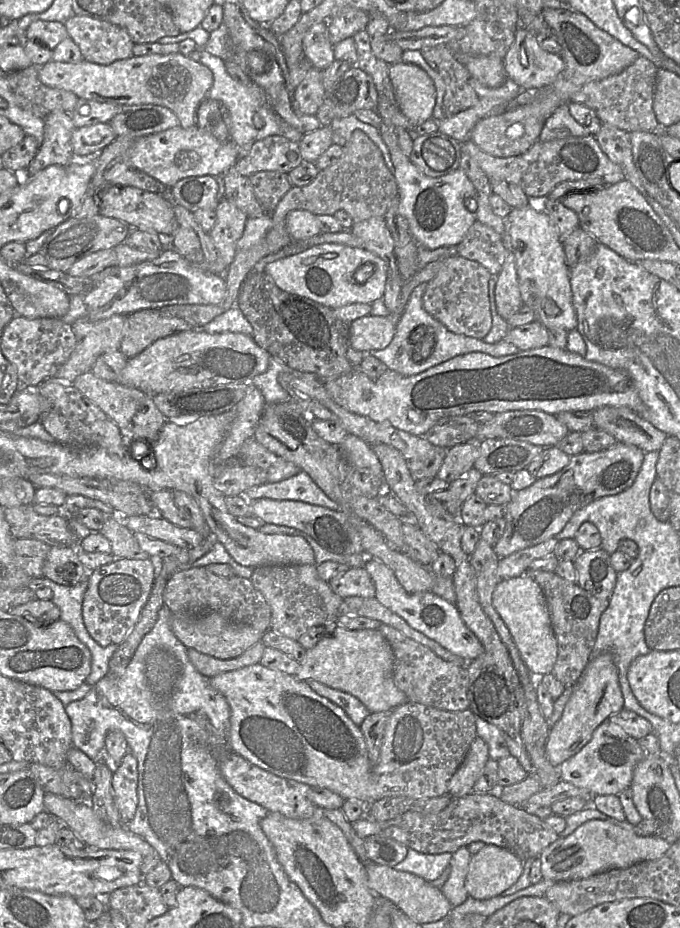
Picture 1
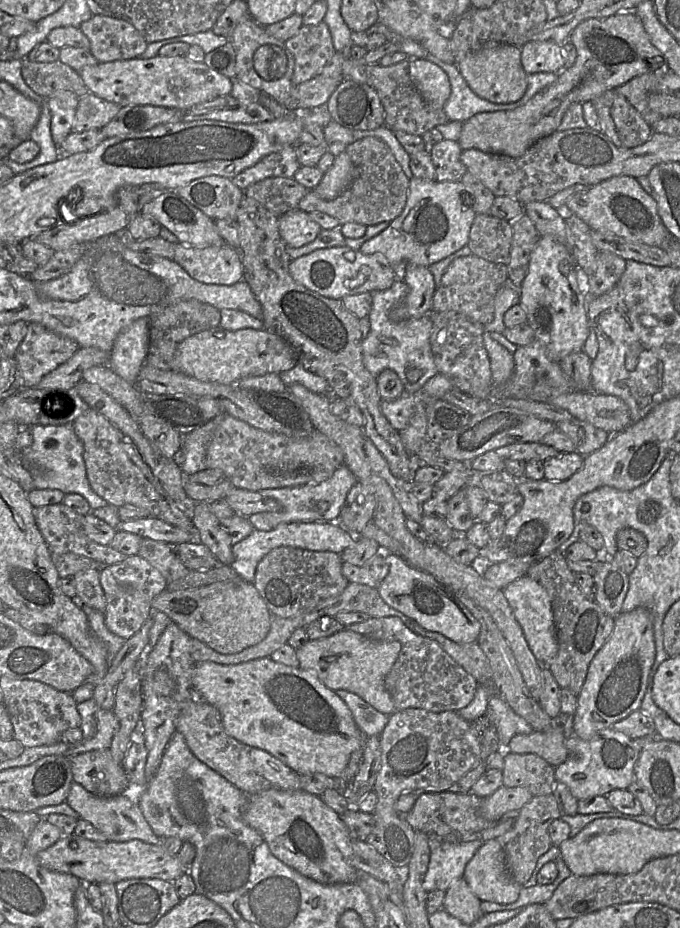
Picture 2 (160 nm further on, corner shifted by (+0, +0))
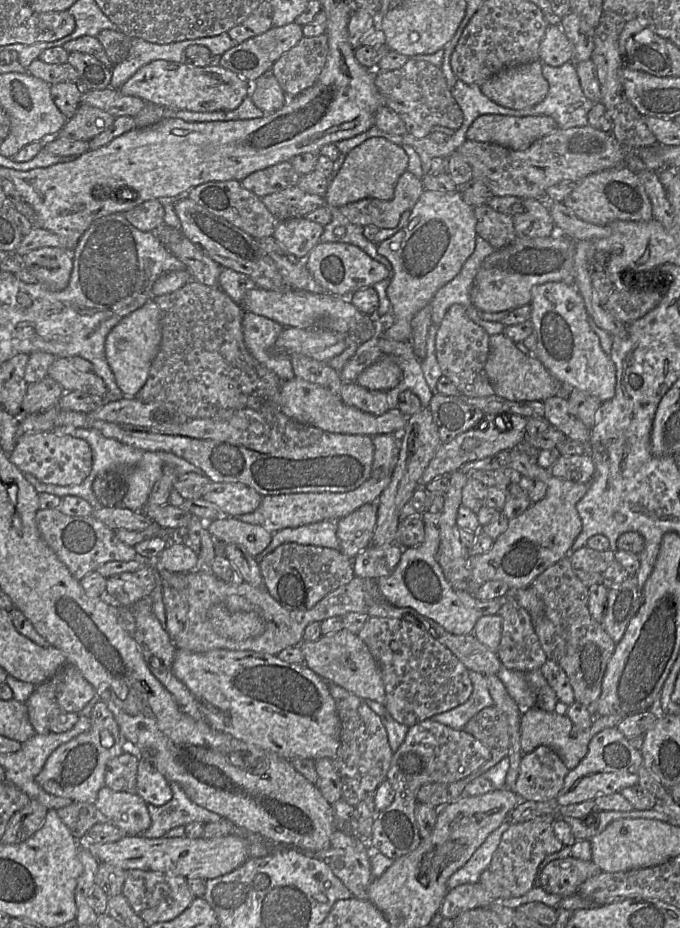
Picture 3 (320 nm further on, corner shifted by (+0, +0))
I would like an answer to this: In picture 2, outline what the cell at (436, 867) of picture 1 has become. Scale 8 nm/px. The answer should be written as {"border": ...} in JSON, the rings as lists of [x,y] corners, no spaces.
{"border":[[[430,837],[430,860],[422,881],[424,890],[427,893],[433,890],[446,892],[455,880],[464,876],[466,865],[484,842],[481,839],[469,842],[448,842]]]}

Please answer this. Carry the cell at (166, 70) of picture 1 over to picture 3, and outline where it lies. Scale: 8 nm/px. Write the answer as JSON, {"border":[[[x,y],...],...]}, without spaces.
{"border":[[[156,60],[141,67],[119,91],[164,108],[213,112],[238,108],[251,95],[251,89],[252,84],[248,80],[220,66],[216,61],[205,67],[194,67],[187,63]]]}

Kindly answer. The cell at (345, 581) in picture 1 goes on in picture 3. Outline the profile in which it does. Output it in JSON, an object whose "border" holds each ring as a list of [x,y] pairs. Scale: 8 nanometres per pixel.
{"border":[[[396,543],[369,546],[352,559],[355,576],[377,580],[391,575],[400,562],[403,550]]]}

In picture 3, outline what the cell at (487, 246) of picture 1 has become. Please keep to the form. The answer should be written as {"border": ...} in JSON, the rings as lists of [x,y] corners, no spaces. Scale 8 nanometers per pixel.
{"border":[[[489,204],[474,207],[477,235],[489,242],[495,250],[516,239],[513,217],[495,211]]]}

